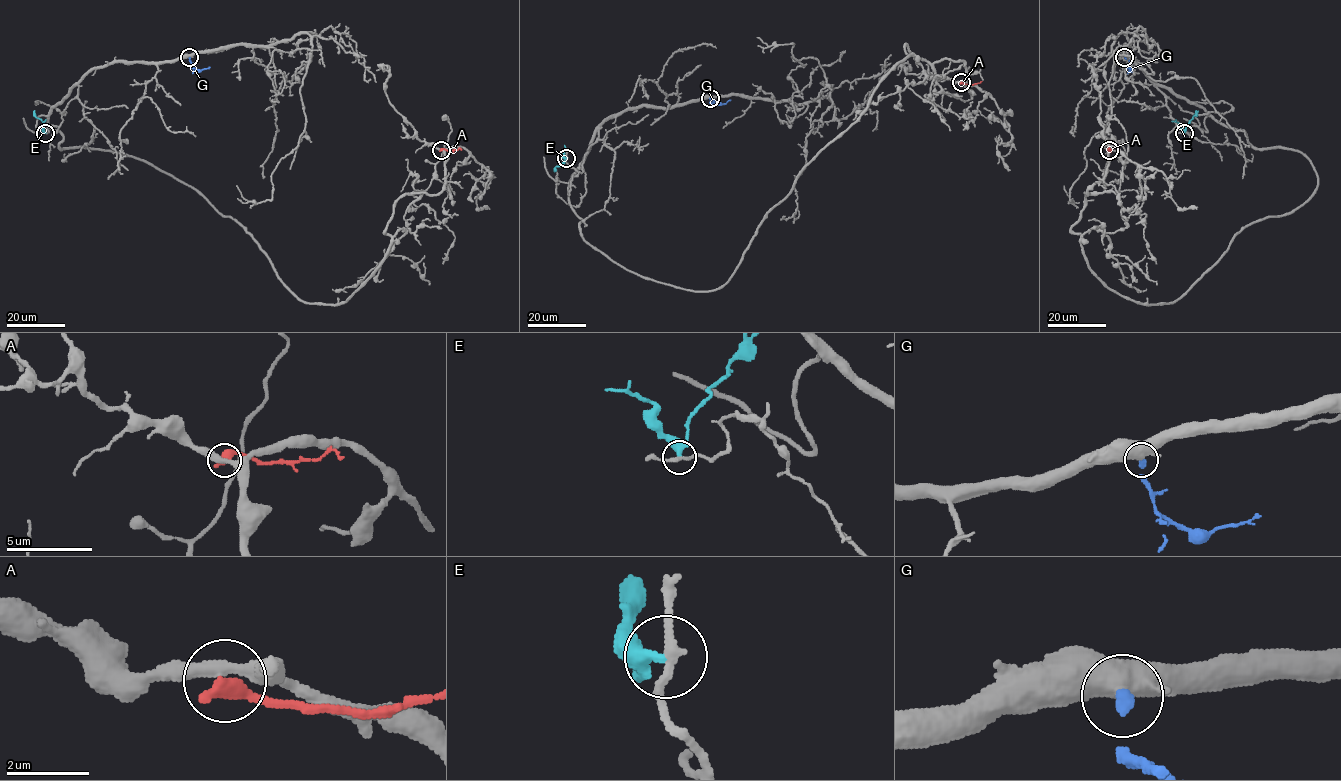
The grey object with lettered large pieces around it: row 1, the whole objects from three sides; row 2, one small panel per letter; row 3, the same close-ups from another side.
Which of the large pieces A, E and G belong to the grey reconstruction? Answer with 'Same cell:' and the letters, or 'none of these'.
Same cell: G

